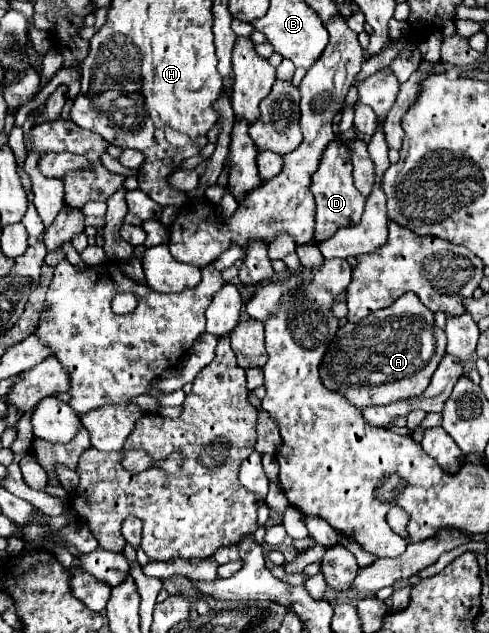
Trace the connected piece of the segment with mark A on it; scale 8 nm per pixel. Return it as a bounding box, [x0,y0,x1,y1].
[320,292,446,408]

